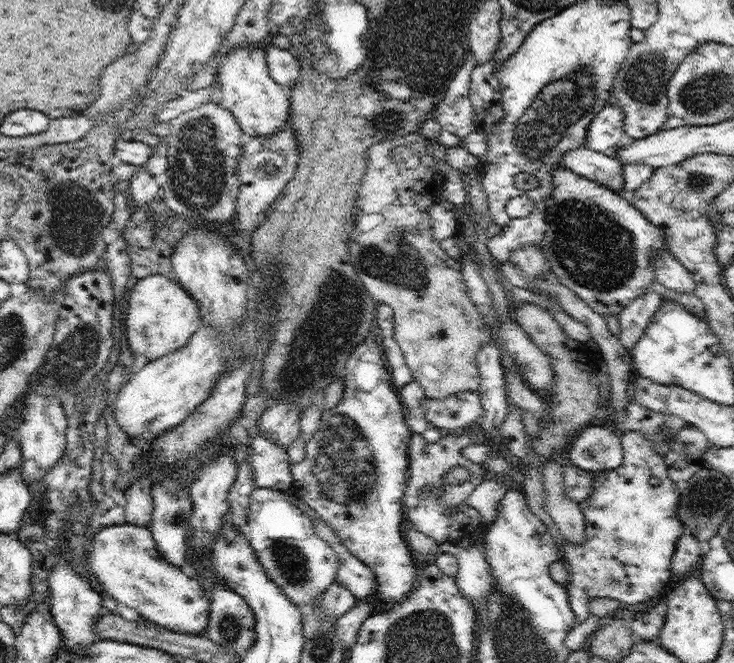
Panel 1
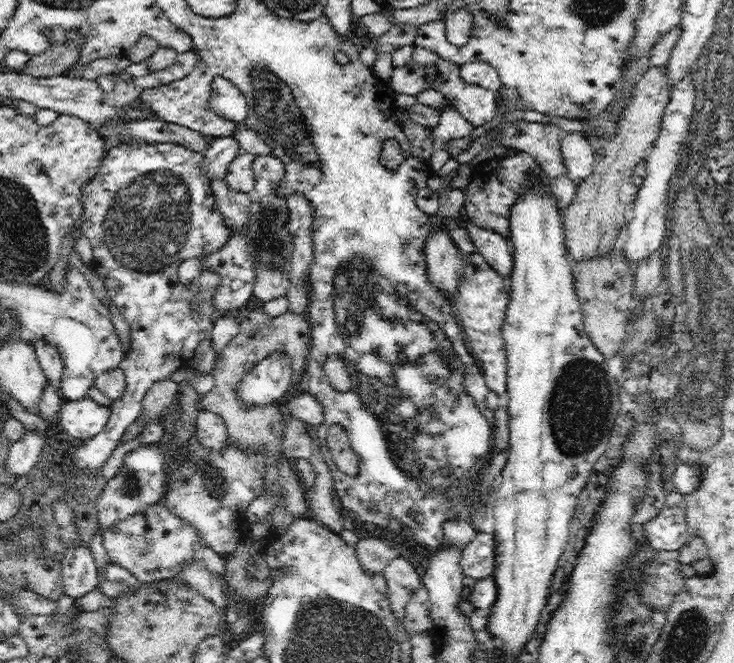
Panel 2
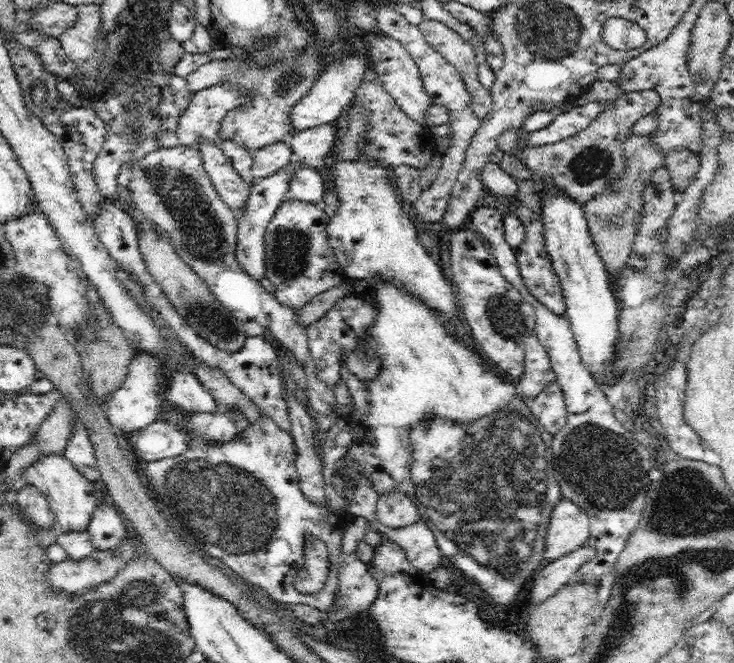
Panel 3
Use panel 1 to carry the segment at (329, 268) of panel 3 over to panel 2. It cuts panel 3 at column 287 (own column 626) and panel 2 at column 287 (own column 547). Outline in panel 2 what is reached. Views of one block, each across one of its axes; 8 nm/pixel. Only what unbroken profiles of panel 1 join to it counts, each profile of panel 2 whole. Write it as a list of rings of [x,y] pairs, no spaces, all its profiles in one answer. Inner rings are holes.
[[[256,155],[252,161],[252,170],[255,185],[249,192],[252,206],[248,228],[236,232],[219,248],[219,251],[199,259],[184,260],[177,268],[180,283],[186,287],[197,280],[203,272],[202,268],[207,268],[220,277],[220,286],[216,288],[216,294],[212,295],[216,311],[235,313],[240,307],[246,306],[254,292],[256,259],[280,269],[291,260],[293,242],[290,231],[285,227],[289,219],[287,199],[278,194],[278,191],[273,192],[274,189],[279,190],[281,178],[285,173],[284,163],[274,155]]]

